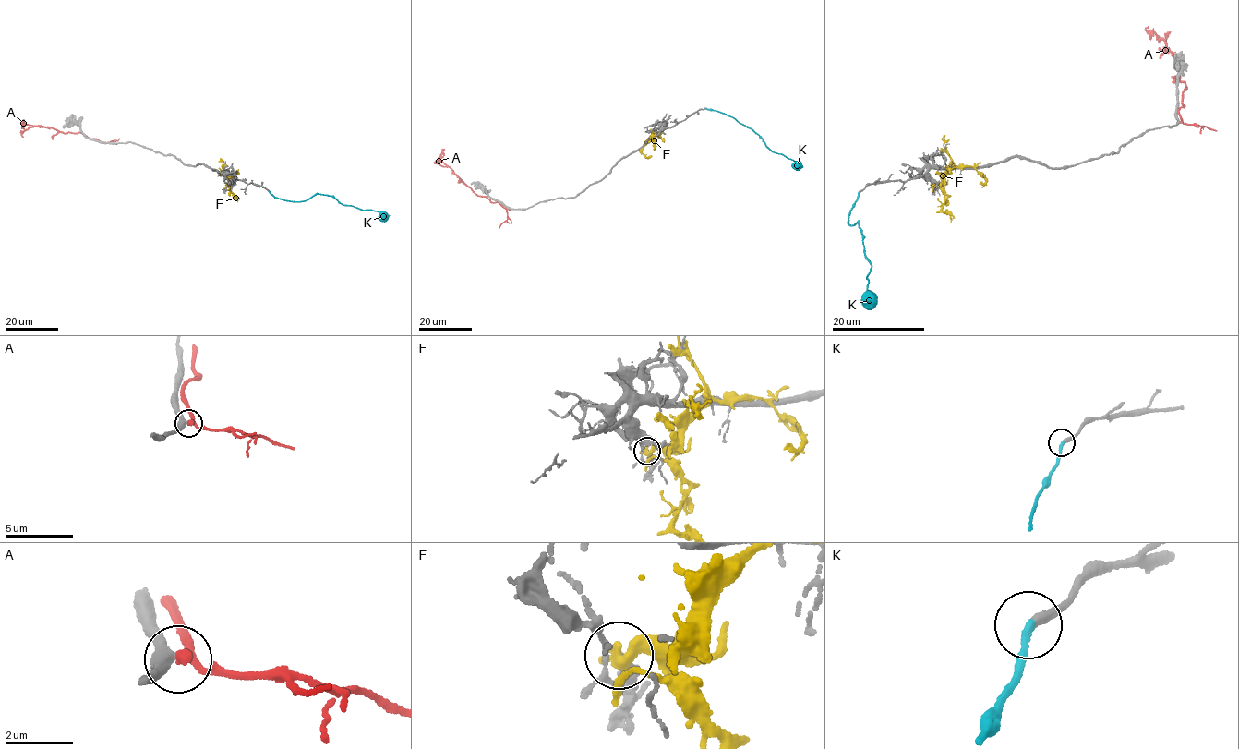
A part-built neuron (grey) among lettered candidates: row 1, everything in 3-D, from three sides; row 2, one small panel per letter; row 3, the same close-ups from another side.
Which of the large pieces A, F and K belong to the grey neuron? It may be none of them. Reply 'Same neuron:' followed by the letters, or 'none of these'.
Same neuron: K

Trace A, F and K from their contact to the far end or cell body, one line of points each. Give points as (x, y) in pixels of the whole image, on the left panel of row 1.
A: (112, 142), (90, 138), (82, 133), (65, 133), (45, 126), (22, 124), (22, 120)
F: (225, 187), (228, 181), (222, 172), (233, 175)
K: (269, 191), (293, 201), (322, 194), (344, 205), (377, 211), (387, 221)

